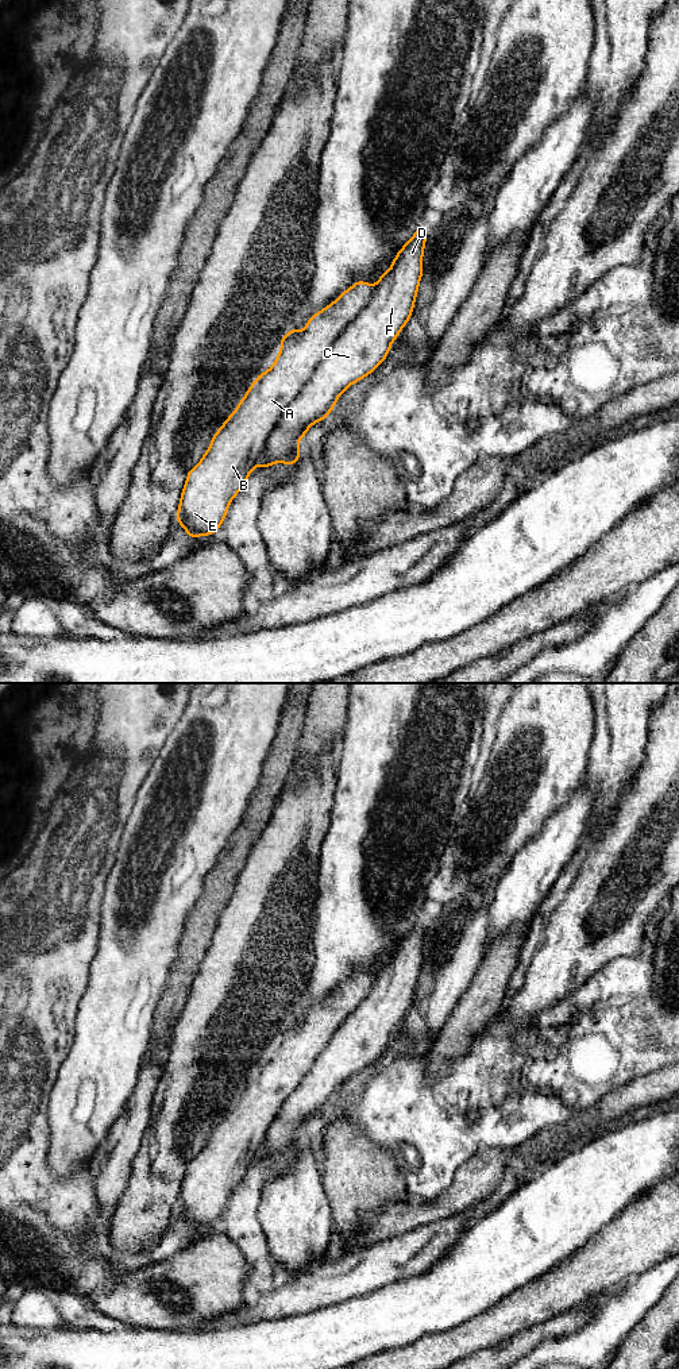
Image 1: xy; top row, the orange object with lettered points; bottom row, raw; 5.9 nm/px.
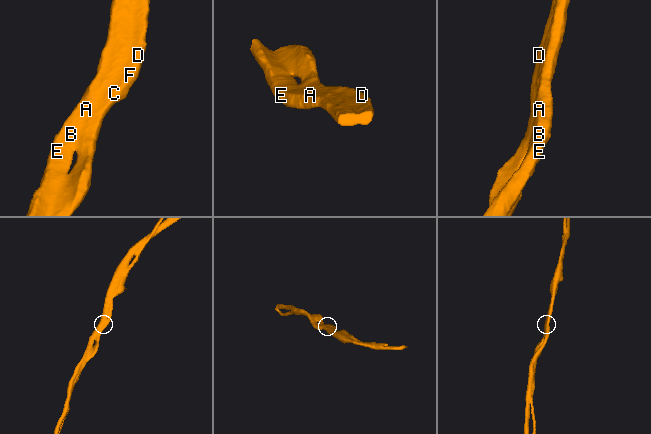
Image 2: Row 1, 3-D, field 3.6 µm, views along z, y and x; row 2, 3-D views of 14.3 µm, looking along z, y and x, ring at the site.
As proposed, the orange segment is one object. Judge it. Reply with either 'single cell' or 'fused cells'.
fused cells

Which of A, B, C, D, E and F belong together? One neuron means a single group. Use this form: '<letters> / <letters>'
A B E / C D F

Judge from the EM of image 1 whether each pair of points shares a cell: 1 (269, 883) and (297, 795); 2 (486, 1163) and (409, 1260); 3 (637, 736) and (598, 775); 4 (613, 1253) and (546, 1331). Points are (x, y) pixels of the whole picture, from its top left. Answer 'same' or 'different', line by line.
1: same
2: different
3: same
4: different

